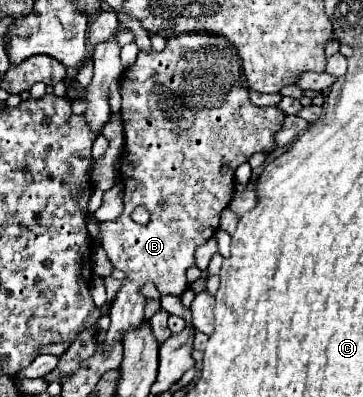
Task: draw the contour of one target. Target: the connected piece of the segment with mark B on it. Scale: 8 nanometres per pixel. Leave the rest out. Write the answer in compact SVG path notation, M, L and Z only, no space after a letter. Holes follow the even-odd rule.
M185 33L167 41L163 53L139 53L133 67L123 73L121 79L121 117L125 129L125 145L121 153L121 183L123 183L123 213L115 221L99 223L101 247L105 249L113 267L125 273L123 285L111 303L111 325L103 341L103 349L111 351L127 331L141 327L145 319L145 295L141 289L145 283L153 283L161 295L181 297L187 283L187 269L195 267L195 249L211 239L219 227L219 213L229 205L233 193L233 173L241 163L247 163L253 153L271 153L275 145L275 133L281 129L285 113L277 107L259 109L251 105L249 89L243 87L245 77L235 47L225 37L211 33ZM195 89L221 89L221 93L205 93L205 105L195 107ZM221 165L229 165L229 171L221 175ZM135 207L145 207L151 215L147 225L139 225L131 219Z

